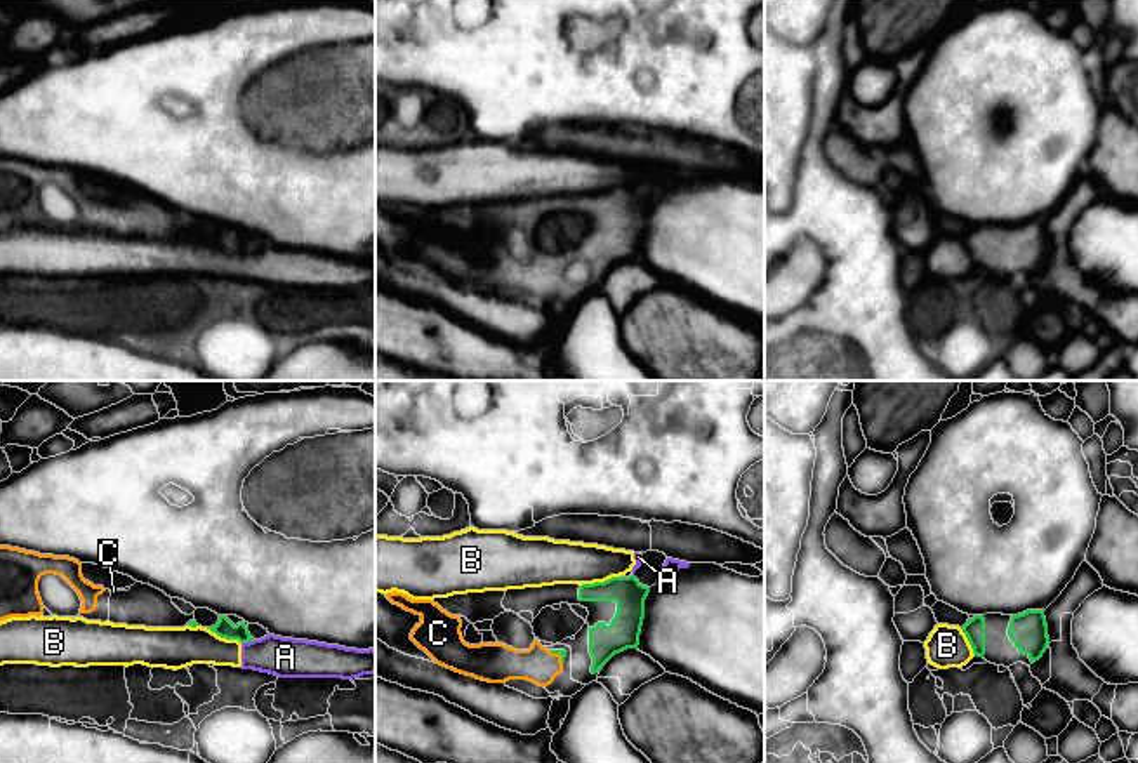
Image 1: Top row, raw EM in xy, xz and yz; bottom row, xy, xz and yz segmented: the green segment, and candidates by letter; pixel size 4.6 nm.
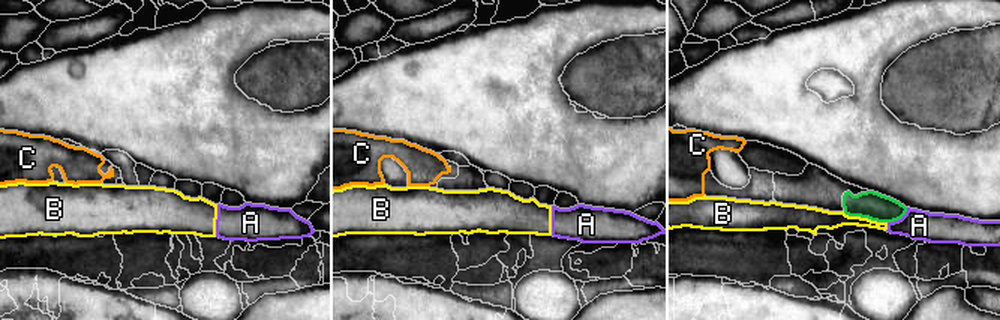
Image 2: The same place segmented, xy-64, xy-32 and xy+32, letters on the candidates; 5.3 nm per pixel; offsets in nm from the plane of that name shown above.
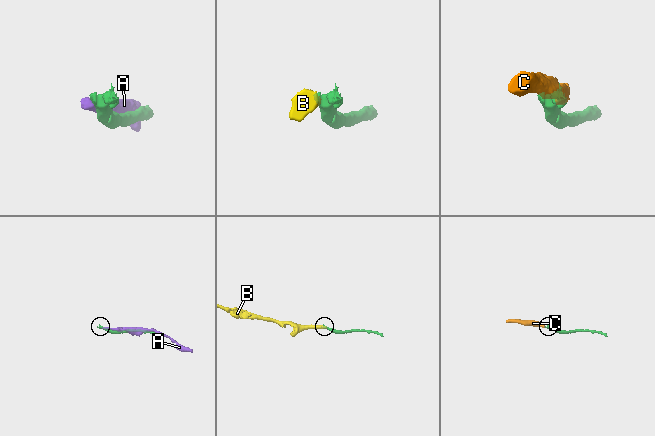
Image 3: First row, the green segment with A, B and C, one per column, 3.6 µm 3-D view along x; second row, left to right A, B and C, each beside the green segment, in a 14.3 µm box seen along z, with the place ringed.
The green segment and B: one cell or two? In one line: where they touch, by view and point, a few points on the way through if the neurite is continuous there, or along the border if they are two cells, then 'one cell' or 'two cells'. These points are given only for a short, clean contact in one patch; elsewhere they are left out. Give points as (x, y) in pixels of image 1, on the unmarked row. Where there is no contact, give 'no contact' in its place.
contact xz (600, 193); border xz (619, 186), (581, 197); two cells

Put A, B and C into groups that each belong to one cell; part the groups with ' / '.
A B / C

